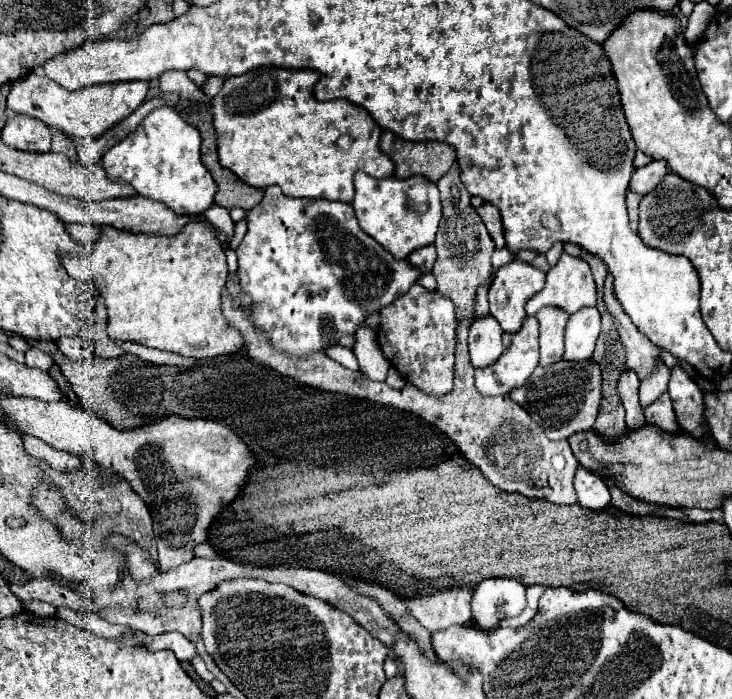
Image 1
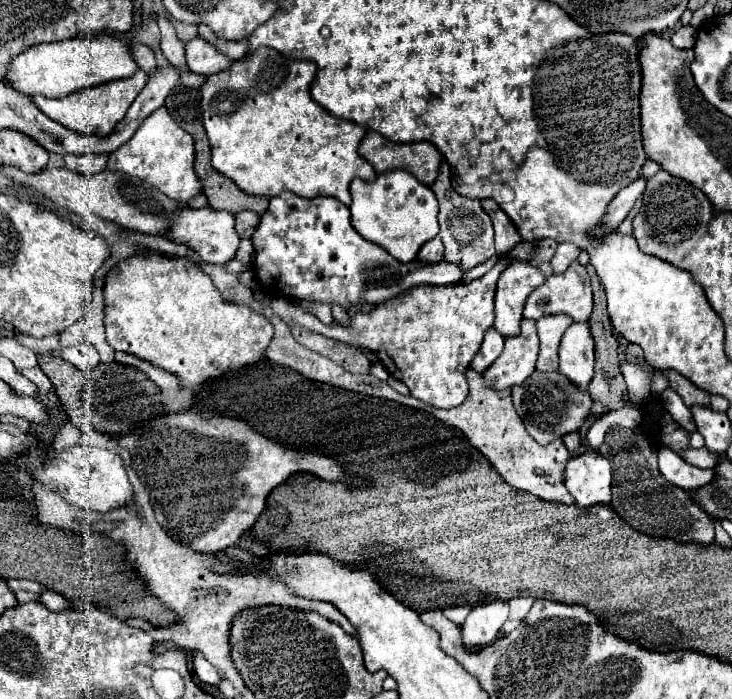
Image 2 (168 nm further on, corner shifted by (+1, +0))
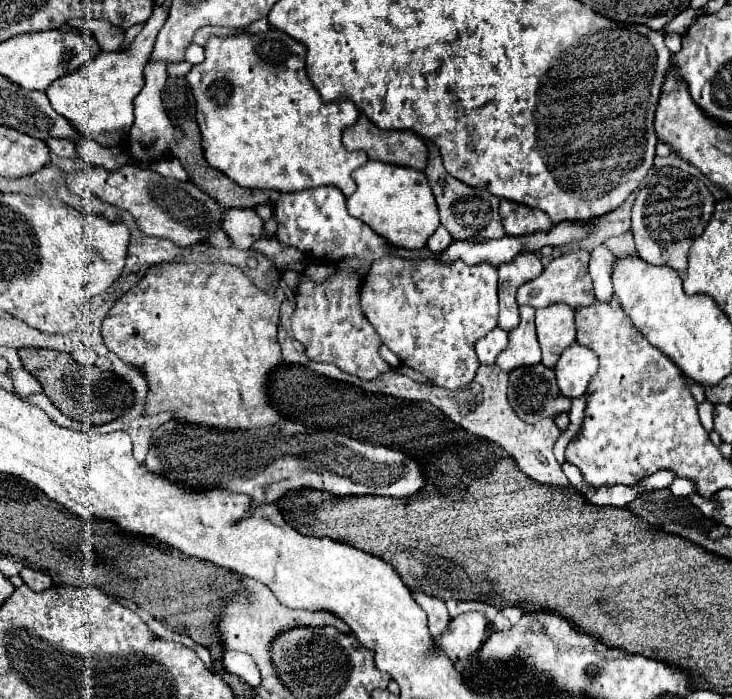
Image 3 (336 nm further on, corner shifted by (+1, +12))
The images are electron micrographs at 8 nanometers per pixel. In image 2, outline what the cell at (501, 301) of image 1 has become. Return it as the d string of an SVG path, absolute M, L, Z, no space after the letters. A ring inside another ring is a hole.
M514 260L498 278L498 290L494 298L494 328L502 336L520 334L522 308L532 290L542 286L546 276L528 262Z

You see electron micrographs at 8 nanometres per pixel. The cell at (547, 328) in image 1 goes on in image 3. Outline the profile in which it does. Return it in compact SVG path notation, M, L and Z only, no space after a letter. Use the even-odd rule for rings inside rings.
M552 304L536 310L536 332L542 348L542 364L552 368L562 350L576 342L574 310L568 304Z

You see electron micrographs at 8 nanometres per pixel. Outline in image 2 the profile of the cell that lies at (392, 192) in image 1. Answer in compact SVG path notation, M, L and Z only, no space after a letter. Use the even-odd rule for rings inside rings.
M392 170L378 174L374 182L354 178L350 184L352 194L352 226L366 240L384 246L400 262L412 262L422 244L438 234L438 200L434 192L420 184L412 174L402 170Z

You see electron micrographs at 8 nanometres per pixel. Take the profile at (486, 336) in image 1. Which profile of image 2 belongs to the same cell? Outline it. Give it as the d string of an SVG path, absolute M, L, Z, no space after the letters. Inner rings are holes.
M490 328L490 330L486 330L484 342L482 342L482 346L470 366L476 372L484 372L502 354L502 350L504 350L504 336L500 332L496 332L494 328Z

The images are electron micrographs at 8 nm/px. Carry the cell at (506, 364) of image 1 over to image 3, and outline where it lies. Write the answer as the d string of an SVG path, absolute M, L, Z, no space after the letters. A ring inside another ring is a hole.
M520 306L520 324L510 332L510 344L500 352L496 364L504 372L512 372L522 366L534 366L540 362L540 346L534 328L534 308Z

